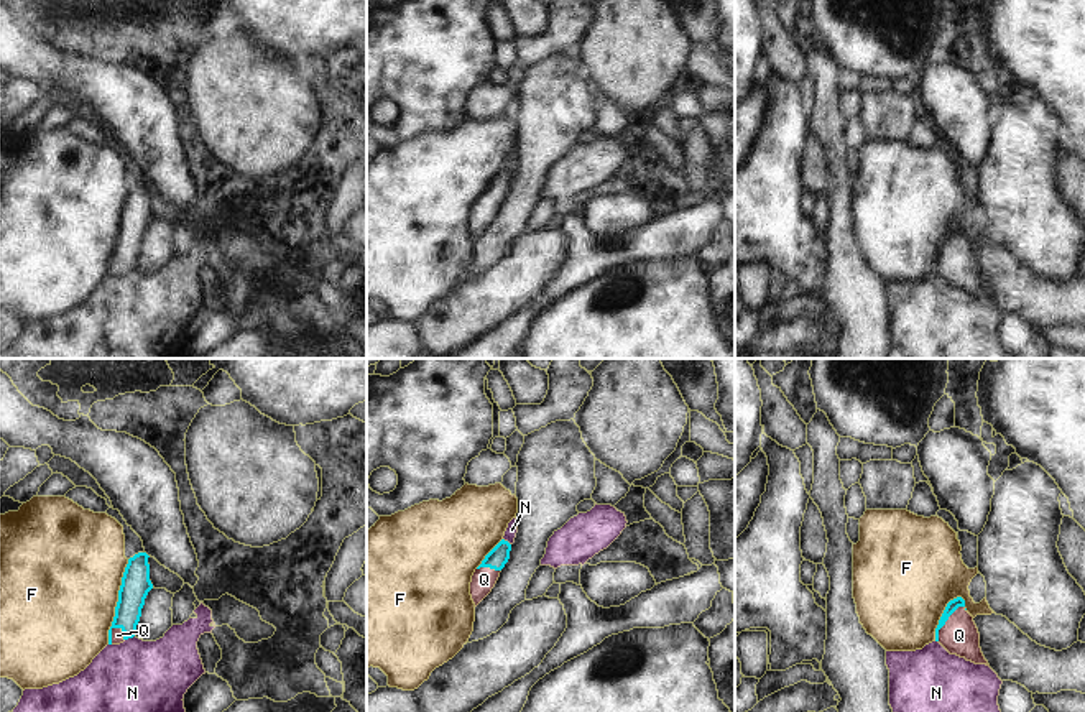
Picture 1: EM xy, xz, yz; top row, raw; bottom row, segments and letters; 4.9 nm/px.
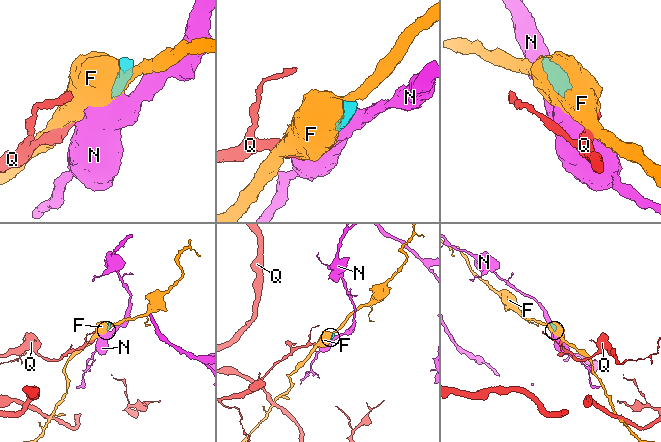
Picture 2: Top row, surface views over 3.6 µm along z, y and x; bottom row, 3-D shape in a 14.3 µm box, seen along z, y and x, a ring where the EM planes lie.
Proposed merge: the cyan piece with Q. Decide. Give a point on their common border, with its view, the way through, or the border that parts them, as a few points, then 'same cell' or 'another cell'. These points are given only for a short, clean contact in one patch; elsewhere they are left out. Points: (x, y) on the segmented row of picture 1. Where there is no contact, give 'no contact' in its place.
meets cyan in yz at (946, 620); runs through yz (952, 605), (952, 614), (946, 620), (959, 635); same cell

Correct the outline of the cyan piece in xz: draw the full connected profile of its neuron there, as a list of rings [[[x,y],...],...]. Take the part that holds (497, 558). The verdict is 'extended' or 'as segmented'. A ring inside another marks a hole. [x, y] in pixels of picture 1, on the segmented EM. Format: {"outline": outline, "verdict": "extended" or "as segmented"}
{"outline": [[[501,539],[475,569],[470,582],[470,595],[475,607],[492,592],[501,569],[510,559],[511,544]]], "verdict": "extended"}

